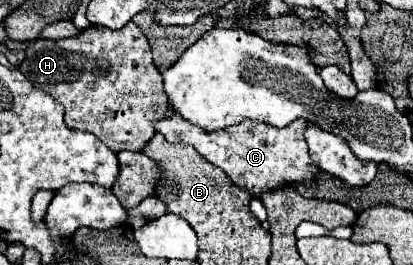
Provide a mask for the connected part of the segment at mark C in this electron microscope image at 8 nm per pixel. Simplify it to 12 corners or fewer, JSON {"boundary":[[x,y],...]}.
{"boundary":[[174,109],[154,123],[252,197],[310,185],[304,119],[204,131]]}

